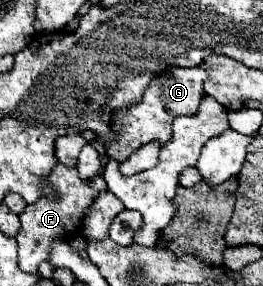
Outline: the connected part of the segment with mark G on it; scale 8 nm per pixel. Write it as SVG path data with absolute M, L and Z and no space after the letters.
M200 66L172 68L156 76L150 82L142 102L138 102L136 106L130 106L128 110L116 110L112 128L120 134L120 138L114 144L110 144L110 148L106 148L106 154L116 158L118 162L124 162L134 150L138 150L142 144L150 140L158 140L160 144L168 142L172 134L172 118L180 114L194 114L198 110L200 98L204 96L204 88L202 88L204 80L206 80L206 70Z

